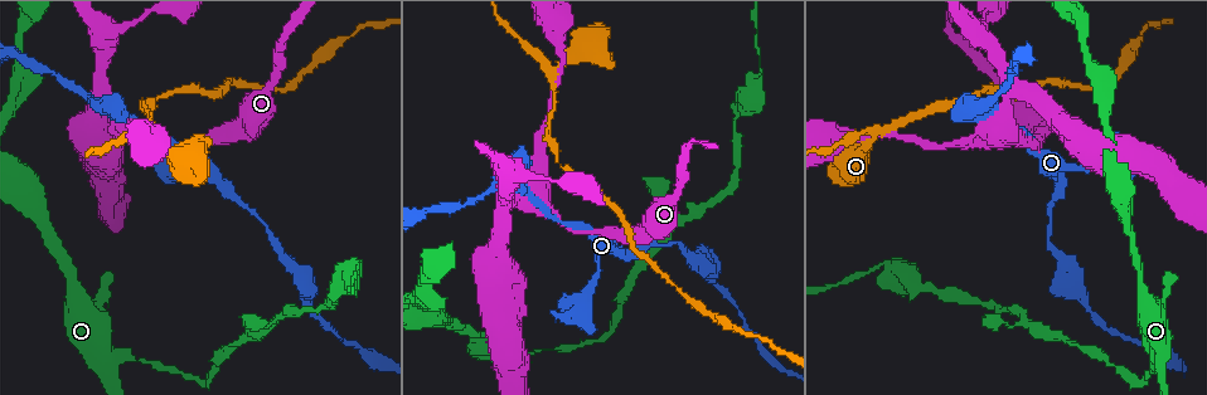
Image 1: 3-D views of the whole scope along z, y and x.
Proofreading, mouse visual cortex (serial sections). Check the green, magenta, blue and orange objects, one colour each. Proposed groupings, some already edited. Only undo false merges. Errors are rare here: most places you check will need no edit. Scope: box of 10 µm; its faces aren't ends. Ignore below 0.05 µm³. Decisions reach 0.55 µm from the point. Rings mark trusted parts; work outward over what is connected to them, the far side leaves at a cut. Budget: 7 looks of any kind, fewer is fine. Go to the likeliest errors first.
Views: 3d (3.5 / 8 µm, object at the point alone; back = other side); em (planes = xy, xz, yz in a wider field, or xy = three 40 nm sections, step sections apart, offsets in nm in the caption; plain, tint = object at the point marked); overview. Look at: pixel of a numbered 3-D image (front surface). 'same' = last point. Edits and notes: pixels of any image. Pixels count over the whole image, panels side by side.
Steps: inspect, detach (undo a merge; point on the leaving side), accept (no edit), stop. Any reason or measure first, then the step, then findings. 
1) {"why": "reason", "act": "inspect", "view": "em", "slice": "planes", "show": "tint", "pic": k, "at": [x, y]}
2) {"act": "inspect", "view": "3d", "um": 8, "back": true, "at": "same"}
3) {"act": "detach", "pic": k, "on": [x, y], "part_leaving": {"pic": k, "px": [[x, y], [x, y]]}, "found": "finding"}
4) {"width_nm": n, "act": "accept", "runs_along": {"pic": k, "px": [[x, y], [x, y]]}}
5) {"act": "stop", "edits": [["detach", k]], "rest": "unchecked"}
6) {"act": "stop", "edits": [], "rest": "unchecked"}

{"why": "abrupt turn", "act": "inspect", "view": "3d", "um": 3.5, "pic": 1, "at": [876, 131]}

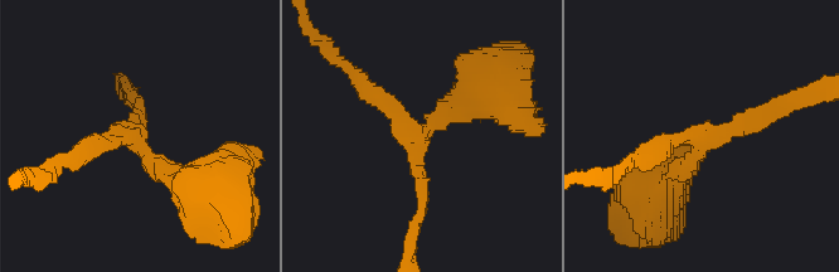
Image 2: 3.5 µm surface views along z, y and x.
{"arms": 3, "arm_widths_nm": [200, 250, 250], "why": "shape alone is not enough", "act": "inspect", "view": "em", "slice": "xy", "step": 2, "show": "tint", "pic": 2, "at": [135, 136]}

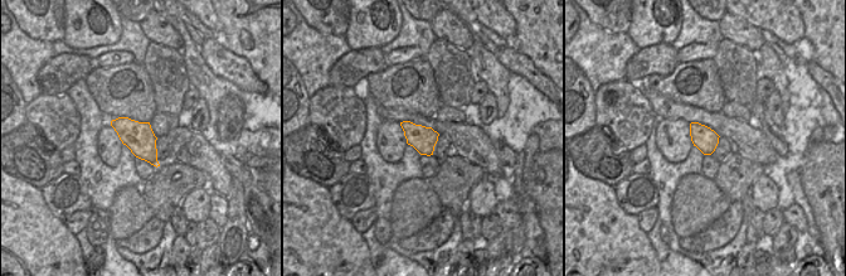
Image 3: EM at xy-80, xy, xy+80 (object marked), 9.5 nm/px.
{"act": "accept", "runs_along": {"pic": 2, "px": [[667, 181], [779, 103]]}, "found": "continuous, no second cell"}

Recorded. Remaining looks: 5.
{"why": "thin neck", "act": "inspect", "view": "3d", "um": 3.5, "pic": 1, "at": [536, 352]}

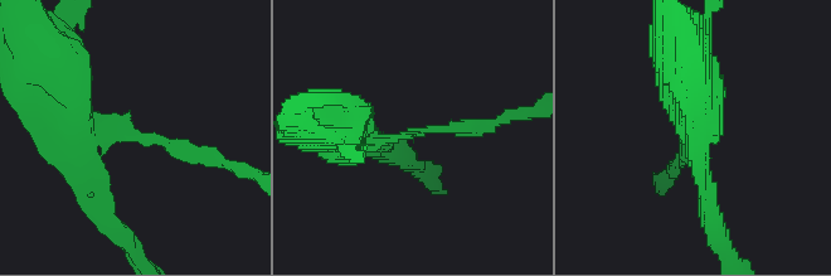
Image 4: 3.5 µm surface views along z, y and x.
{"arm_widths_nm": [200, 300], "why": "now the EM", "act": "inspect", "view": "em", "slice": "xy", "step": 5, "show": "tint", "pic": 4, "at": [418, 131]}

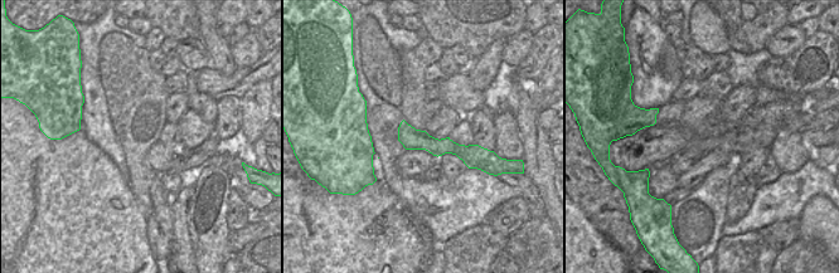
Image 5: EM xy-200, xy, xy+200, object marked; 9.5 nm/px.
{"act": "detach", "pic": 4, "on": [144, 140], "part_leaving": {"pic": 4, "px": [[96, 121], [208, 156]]}, "found": "two cells meet here"}

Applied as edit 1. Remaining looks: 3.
{"why": "three-way junction", "act": "inspect", "view": "3d", "um": 3.5, "pic": 1, "at": [531, 187]}

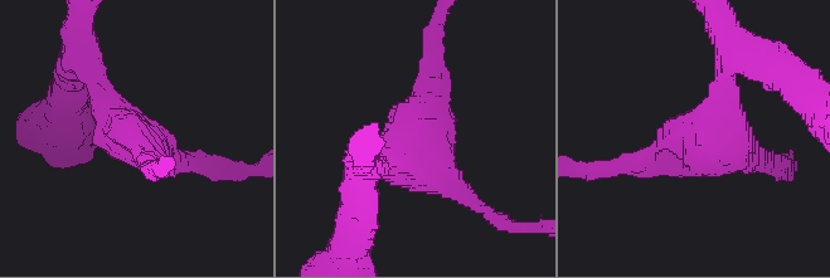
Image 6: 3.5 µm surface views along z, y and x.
{"why": "shape alone is not enough", "act": "inspect", "view": "em", "slice": "xy", "step": 3, "show": "tint", "pic": 6, "at": [413, 140]}

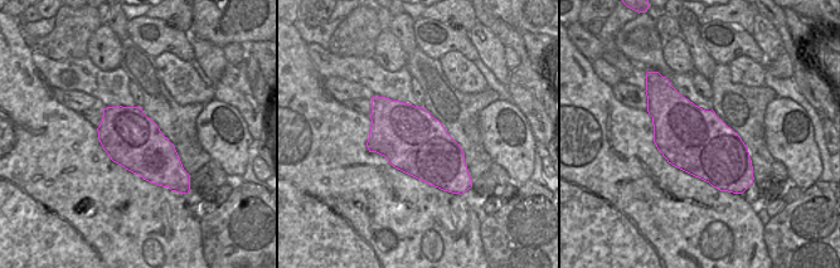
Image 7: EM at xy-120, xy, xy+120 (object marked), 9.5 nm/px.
{"act": "accept", "runs_along": {"pic": 6, "px": [[202, 164], [136, 140], [90, 71]]}, "found": "one cell here"}

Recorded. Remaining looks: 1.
{"act": "stop", "edits": [["detach", 4]], "rest": "unchecked"}

